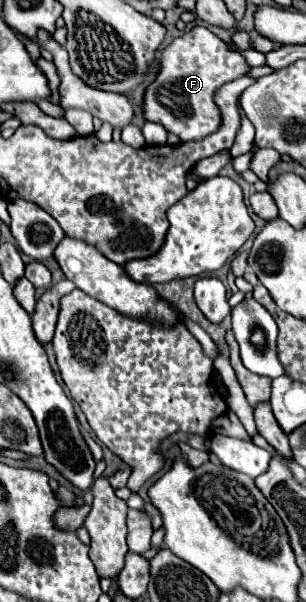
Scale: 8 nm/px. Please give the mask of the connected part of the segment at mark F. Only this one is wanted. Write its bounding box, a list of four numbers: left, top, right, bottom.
[144,26,248,142]

